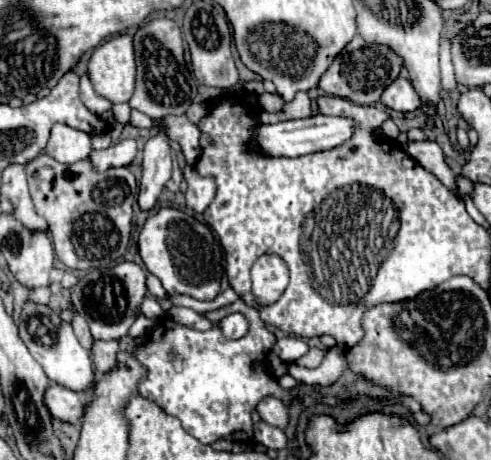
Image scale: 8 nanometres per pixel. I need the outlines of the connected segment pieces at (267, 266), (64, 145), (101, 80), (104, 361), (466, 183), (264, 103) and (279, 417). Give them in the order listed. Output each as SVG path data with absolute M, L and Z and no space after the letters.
M260 256L252 266L252 294L262 304L272 304L288 286L288 268L278 256Z
M56 124L52 128L50 140L46 146L46 154L62 164L74 164L78 160L84 160L88 158L90 150L92 150L90 136L66 124Z
M118 34L98 46L88 62L94 90L112 104L128 102L136 82L136 60L130 34Z
M108 340L108 342L96 342L92 344L92 360L94 360L94 368L96 374L106 374L108 370L112 370L116 366L116 352L120 350L120 344L116 340Z
M458 174L458 176L456 176L456 188L452 190L452 194L454 194L454 196L458 196L458 198L464 198L464 196L472 194L472 188L474 188L474 182L472 182L472 180L468 180L466 176Z
M262 94L262 98L258 98L258 106L266 112L282 112L284 108L284 100L278 94Z
M266 396L264 400L260 400L260 404L256 406L256 410L258 410L260 418L266 424L282 428L282 430L286 428L286 424L288 424L288 410L286 410L286 406L278 398Z

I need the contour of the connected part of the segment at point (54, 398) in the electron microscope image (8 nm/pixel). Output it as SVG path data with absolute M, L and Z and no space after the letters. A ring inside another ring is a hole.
M60 384L48 386L44 402L56 420L64 420L68 424L78 424L80 418L84 416L84 402L82 402L80 394L68 390Z

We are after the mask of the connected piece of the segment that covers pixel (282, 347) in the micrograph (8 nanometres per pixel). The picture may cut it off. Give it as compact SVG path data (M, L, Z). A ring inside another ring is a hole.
M284 336L280 340L276 340L274 344L274 354L280 356L280 360L284 360L286 364L298 360L300 356L304 356L308 352L308 344L300 338L292 338L292 336Z

